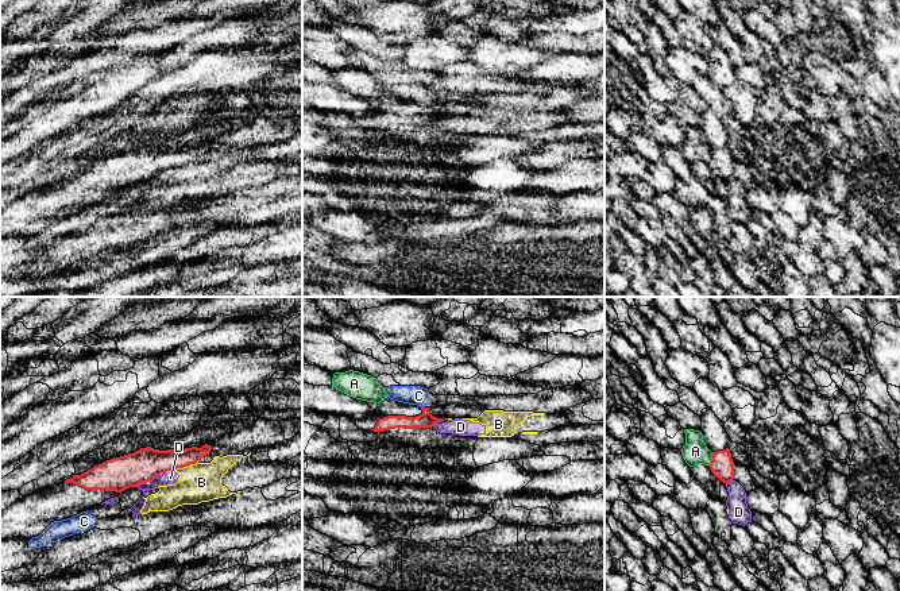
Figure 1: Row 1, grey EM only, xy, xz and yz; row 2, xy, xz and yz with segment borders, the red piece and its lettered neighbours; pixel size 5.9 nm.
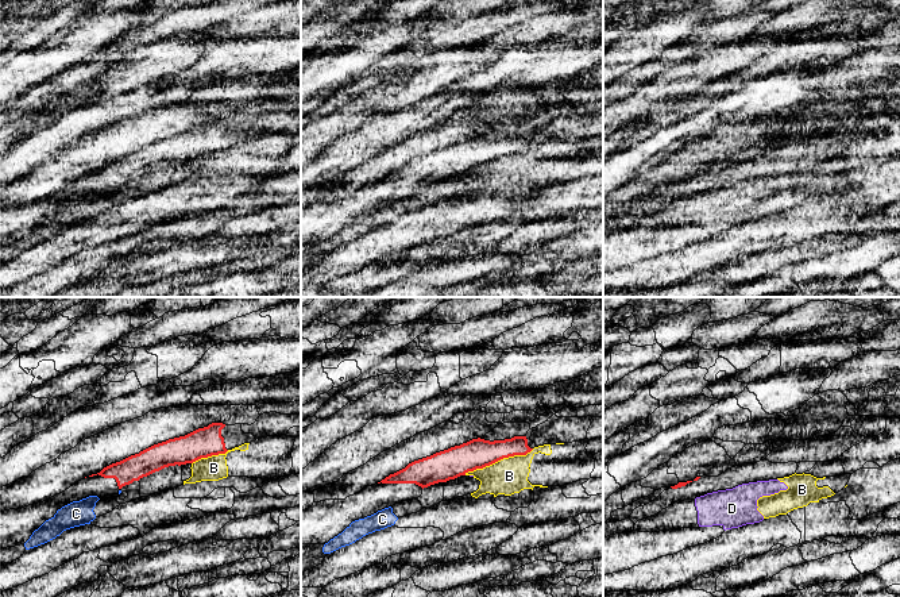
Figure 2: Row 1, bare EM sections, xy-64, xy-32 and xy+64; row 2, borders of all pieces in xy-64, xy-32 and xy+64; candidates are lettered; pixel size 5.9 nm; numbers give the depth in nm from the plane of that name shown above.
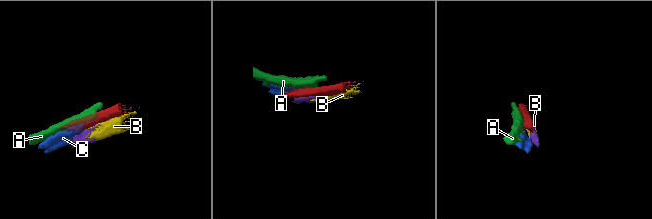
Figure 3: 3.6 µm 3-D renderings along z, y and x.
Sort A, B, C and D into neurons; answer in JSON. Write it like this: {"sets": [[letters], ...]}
{"sets": [["A"], ["B", "D"], ["C"]]}

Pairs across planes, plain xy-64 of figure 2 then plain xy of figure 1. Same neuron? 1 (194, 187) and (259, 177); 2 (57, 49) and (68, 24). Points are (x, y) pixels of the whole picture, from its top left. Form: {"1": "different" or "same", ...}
{"1": "different", "2": "different"}

